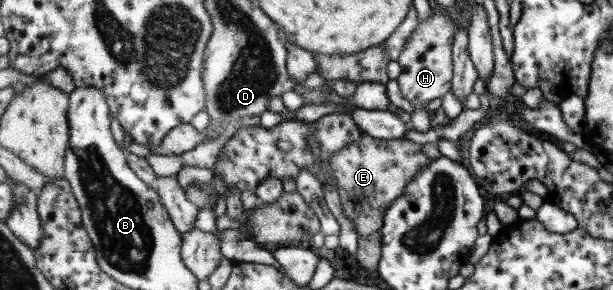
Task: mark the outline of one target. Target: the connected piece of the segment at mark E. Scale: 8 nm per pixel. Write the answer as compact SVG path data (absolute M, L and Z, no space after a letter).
M363 132L360 140L332 155L331 167L340 186L345 213L354 221L359 235L380 232L385 225L385 212L405 193L406 186L414 182L416 174L433 163L422 152L421 146L406 138L388 141Z

